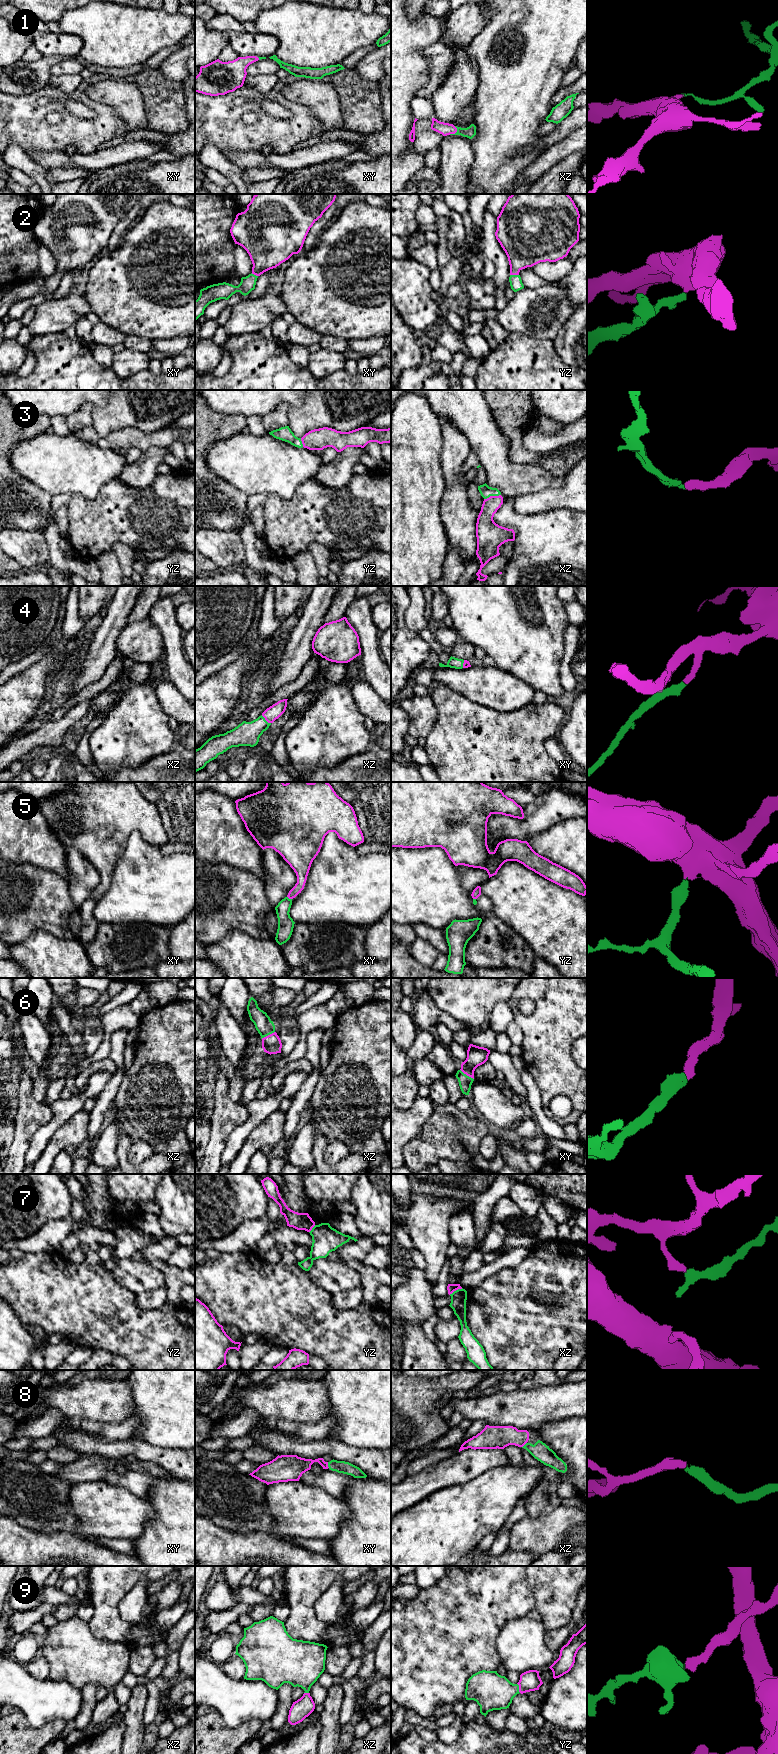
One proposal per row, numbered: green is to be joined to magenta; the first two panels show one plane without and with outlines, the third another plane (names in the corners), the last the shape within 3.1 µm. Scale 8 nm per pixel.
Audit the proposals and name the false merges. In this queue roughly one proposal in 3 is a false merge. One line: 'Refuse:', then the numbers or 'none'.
Refuse: 7

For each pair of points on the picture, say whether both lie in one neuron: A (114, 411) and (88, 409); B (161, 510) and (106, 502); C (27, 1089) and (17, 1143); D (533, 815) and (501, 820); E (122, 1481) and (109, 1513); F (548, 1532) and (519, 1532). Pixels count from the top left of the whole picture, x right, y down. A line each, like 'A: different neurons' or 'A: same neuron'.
A: different neurons
B: same neuron
C: same neuron
D: same neuron
E: different neurons
F: same neuron

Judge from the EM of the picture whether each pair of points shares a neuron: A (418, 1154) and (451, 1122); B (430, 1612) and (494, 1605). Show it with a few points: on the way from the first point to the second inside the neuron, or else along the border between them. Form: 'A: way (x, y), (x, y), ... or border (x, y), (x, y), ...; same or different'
A: way (426, 1147), (443, 1130); same
B: way (446, 1612), (463, 1612), (472, 1606), (478, 1606); same

